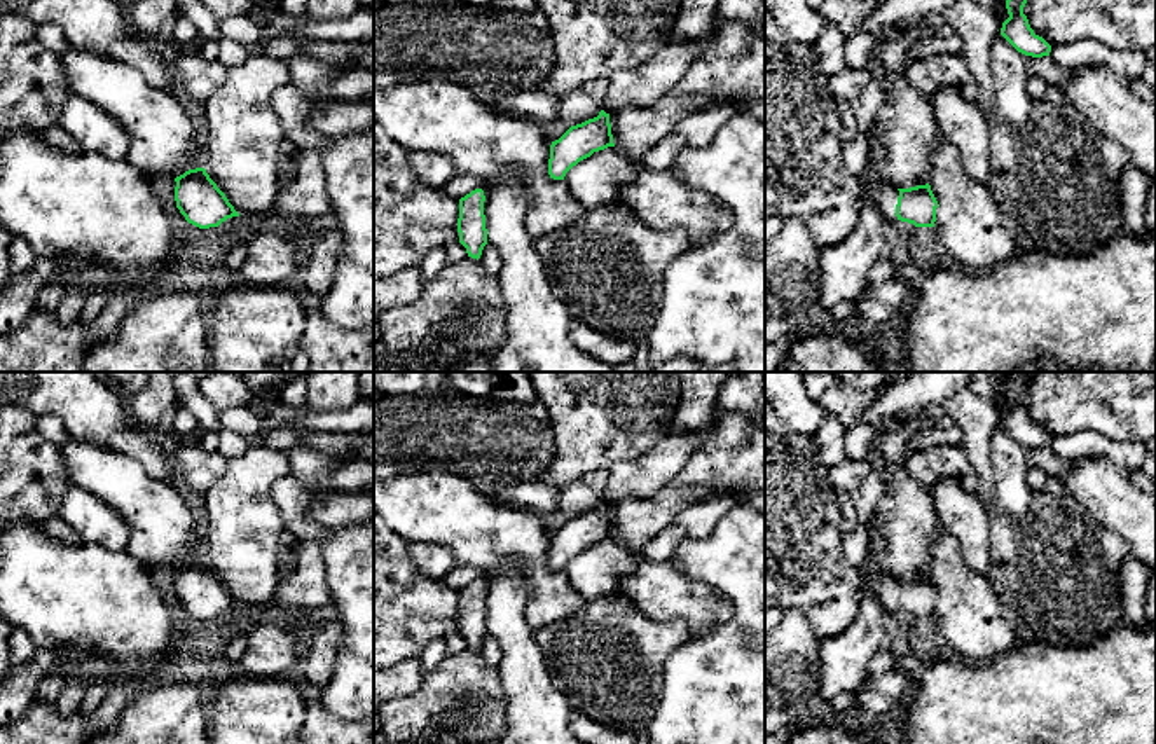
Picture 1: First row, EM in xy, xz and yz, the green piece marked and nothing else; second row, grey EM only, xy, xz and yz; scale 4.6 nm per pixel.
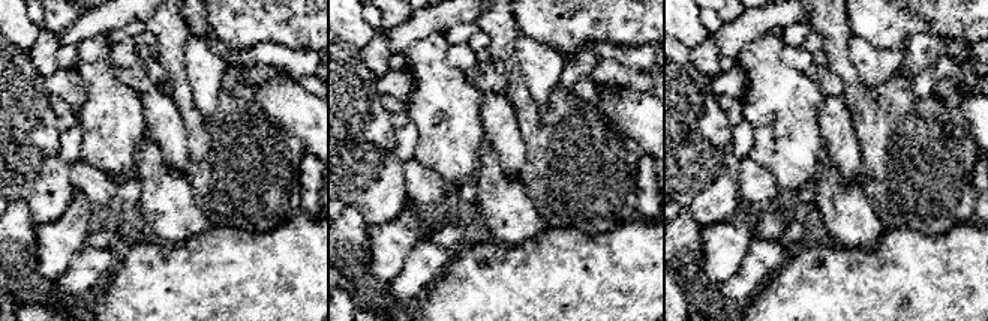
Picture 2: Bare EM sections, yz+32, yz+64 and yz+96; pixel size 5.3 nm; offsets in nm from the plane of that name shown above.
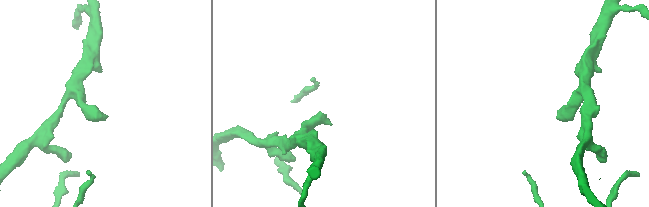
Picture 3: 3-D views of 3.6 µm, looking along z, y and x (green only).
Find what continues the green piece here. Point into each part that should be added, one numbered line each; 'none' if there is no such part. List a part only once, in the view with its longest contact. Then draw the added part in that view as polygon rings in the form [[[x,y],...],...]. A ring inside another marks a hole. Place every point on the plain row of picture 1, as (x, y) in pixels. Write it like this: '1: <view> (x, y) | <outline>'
1: yz (884, 587) | [[[882,575],[873,578],[863,576],[863,590],[866,583],[870,585],[870,590],[873,592],[880,608],[892,618],[898,613],[896,596],[899,582],[892,576]]]

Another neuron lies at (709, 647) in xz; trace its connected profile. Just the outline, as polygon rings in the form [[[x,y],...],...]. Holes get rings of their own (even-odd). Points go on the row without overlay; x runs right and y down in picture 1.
[[[737,503],[723,515],[714,531],[704,540],[685,538],[674,557],[685,564],[685,575],[709,585],[732,608],[730,618],[719,627],[711,627],[704,636],[690,636],[664,664],[664,686],[655,714],[646,727],[650,744],[765,744],[765,515],[756,508]]]

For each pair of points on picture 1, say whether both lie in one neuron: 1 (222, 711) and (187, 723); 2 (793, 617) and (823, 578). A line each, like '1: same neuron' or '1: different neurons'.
1: different neurons
2: different neurons

